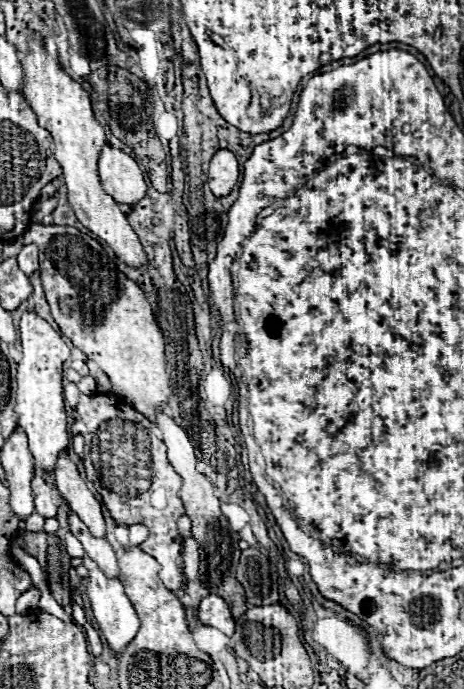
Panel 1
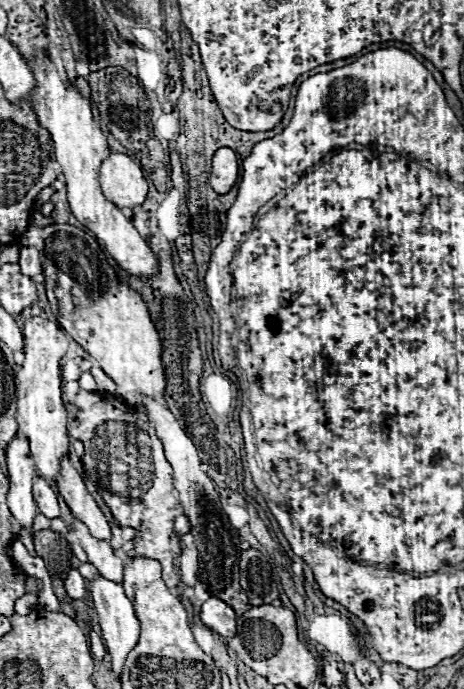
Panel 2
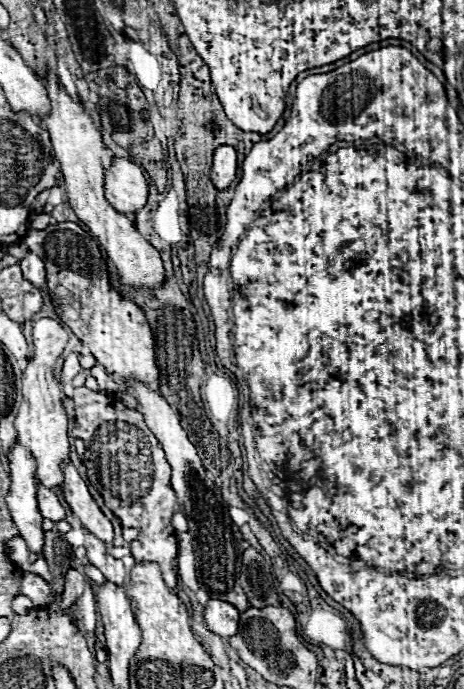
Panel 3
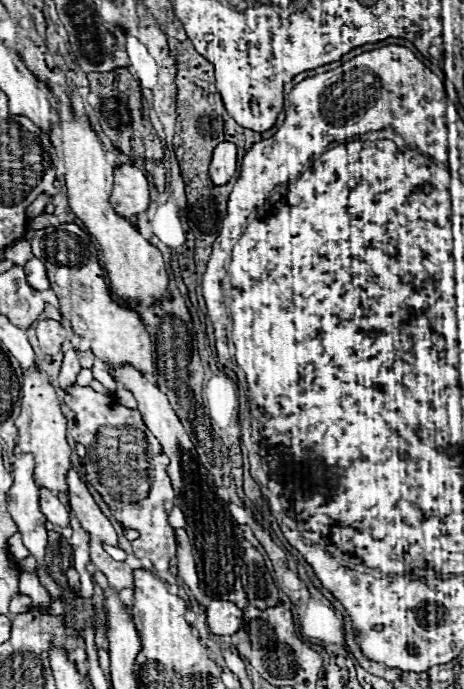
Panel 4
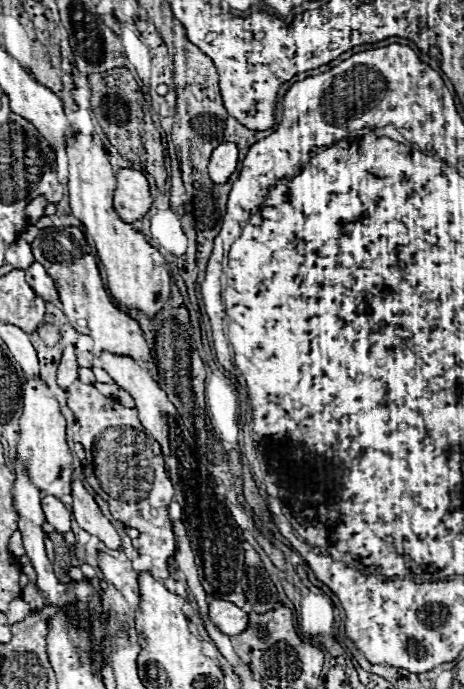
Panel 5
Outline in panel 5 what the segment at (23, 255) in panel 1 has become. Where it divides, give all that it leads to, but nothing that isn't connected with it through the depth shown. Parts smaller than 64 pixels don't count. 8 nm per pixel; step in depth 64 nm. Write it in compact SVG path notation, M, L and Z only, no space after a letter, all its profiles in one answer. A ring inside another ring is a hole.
M34 262L26 268L26 282L34 288L36 294L48 298L48 300L58 300L58 294L56 294L56 288L54 288L54 282L52 278L46 274L46 270L42 268L42 264Z

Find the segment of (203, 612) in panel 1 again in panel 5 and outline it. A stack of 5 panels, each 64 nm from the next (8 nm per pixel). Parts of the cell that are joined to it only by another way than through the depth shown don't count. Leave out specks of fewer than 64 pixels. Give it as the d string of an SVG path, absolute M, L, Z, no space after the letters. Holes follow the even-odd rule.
M214 600L210 602L210 622L226 636L236 636L246 630L248 626L248 614L240 610L236 604L226 600Z

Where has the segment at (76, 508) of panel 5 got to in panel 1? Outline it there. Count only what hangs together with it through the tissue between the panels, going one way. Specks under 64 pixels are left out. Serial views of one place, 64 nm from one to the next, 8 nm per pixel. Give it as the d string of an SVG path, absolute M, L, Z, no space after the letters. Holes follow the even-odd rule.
M62 452L58 456L56 468L54 468L54 476L56 476L58 492L68 502L70 510L90 528L90 532L94 536L100 536L102 538L104 532L106 532L106 526L104 526L100 502L86 488L86 482L78 474L76 466L72 464L72 460L68 458L66 452Z

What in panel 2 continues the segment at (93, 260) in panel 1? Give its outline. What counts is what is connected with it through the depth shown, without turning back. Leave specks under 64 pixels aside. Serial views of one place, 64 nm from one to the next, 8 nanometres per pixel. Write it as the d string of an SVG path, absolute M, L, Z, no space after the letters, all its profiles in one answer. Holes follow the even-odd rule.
M52 224L46 228L30 226L20 238L20 244L38 248L42 256L46 296L48 296L52 314L56 316L62 330L68 332L116 382L116 396L124 398L128 404L134 404L136 408L144 408L144 398L154 398L154 400L164 398L166 376L164 376L162 358L160 358L162 346L160 346L158 330L148 314L148 306L140 298L140 294L128 284L126 284L126 292L122 292L122 280L118 278L114 268L108 264L108 258L104 250L98 246L98 242L76 226Z

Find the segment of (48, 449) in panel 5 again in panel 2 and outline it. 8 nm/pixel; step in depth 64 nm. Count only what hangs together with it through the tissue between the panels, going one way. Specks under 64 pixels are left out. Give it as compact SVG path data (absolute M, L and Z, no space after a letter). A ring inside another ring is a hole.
M26 318L24 320L24 364L16 373L16 422L18 436L26 436L30 442L30 454L36 462L40 476L46 482L56 482L60 474L60 458L68 454L68 434L66 434L66 408L60 392L60 360L68 352L68 336L58 328L58 324L46 318Z

